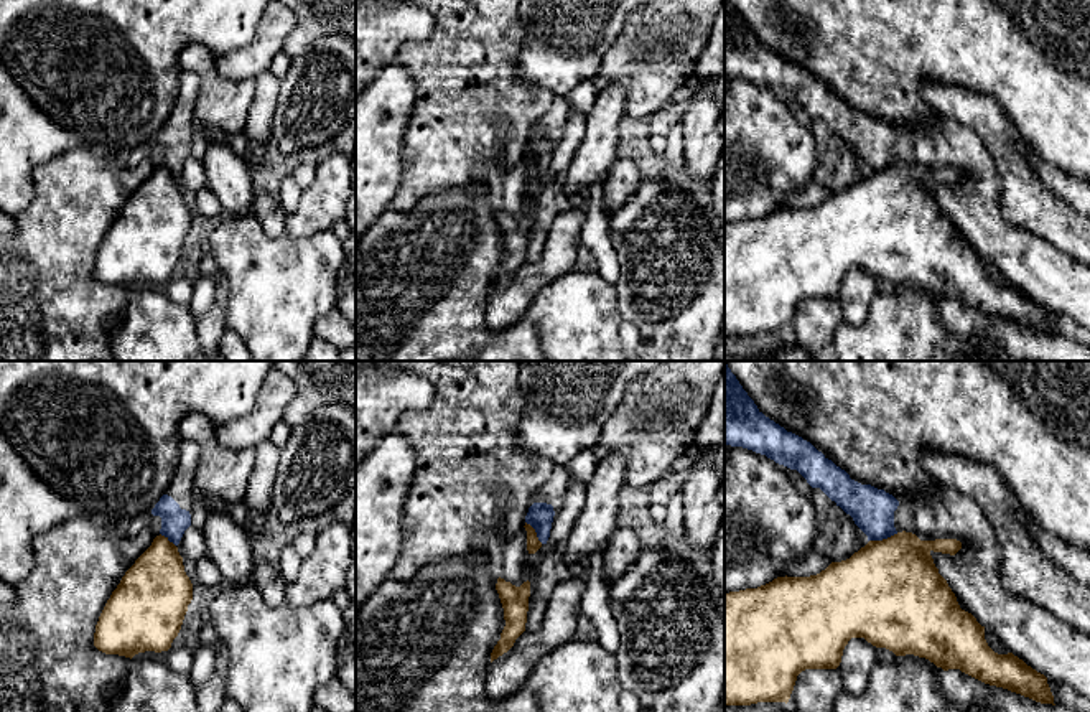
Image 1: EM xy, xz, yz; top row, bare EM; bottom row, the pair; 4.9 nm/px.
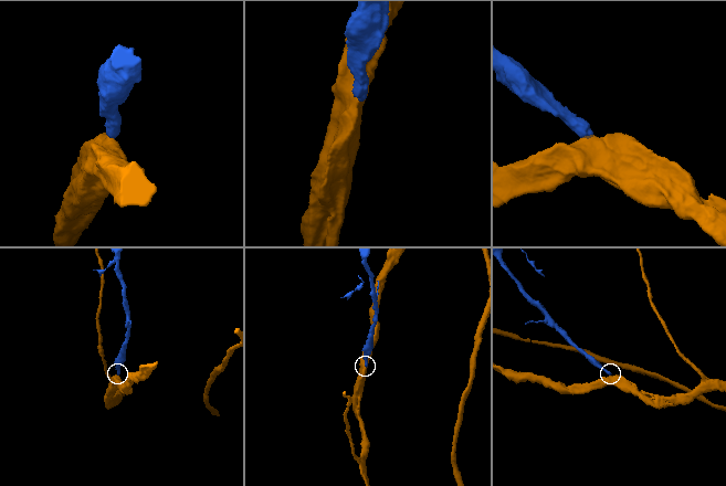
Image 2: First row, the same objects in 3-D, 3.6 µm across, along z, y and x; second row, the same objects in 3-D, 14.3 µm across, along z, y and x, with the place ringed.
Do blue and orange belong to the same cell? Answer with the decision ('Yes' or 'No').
No

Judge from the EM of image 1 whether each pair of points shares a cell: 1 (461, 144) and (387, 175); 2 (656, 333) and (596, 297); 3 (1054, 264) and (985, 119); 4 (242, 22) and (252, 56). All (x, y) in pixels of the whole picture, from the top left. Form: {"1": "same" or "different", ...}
{"1": "different", "2": "different", "3": "different", "4": "different"}

